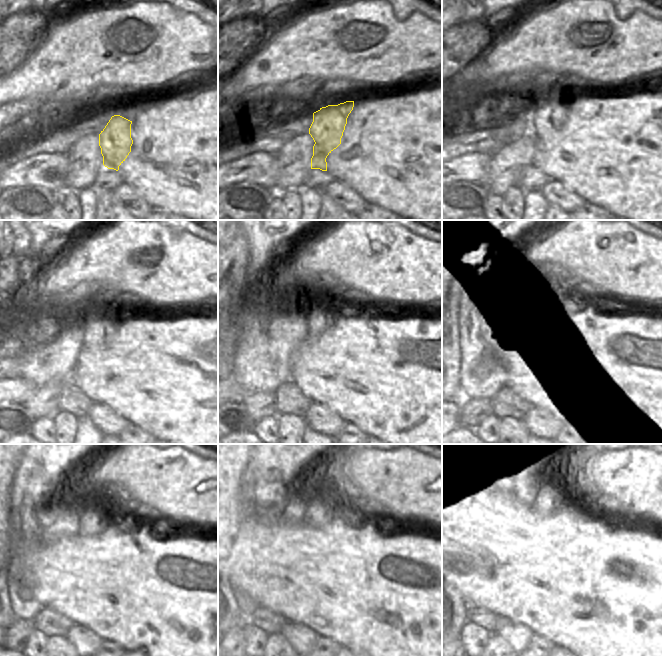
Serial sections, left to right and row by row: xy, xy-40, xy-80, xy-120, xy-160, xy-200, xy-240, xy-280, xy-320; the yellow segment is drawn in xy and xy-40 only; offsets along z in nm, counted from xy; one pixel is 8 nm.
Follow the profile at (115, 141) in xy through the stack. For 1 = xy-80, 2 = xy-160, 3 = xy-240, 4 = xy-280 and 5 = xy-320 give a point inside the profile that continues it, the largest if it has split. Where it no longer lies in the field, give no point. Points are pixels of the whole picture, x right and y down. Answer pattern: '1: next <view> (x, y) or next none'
1: next xy-80 (550, 116)
2: next xy-160 (318, 319)
3: next xy-240 (90, 522)
4: next xy-280 (318, 513)
5: next xy-320 (549, 498)

